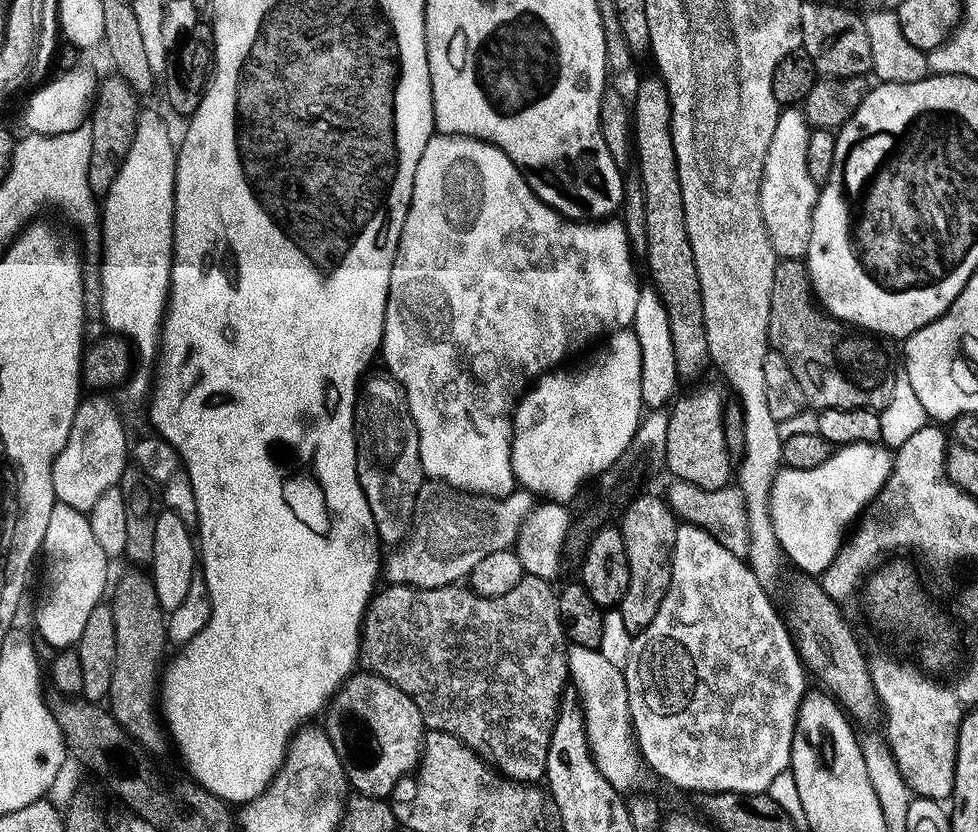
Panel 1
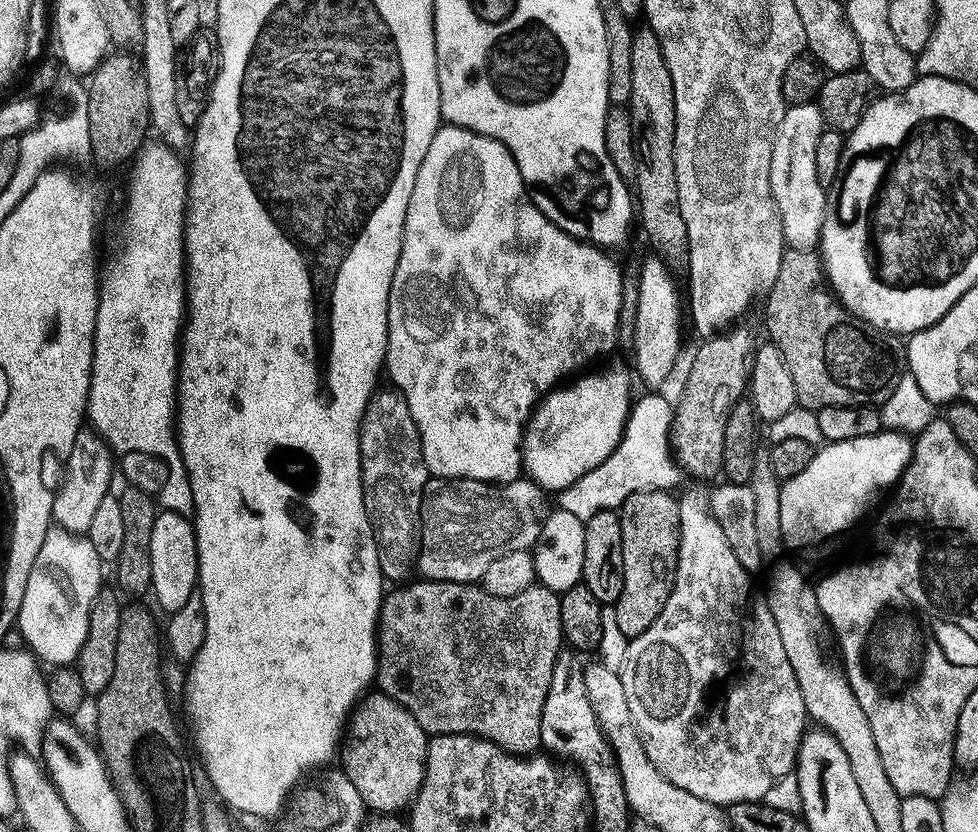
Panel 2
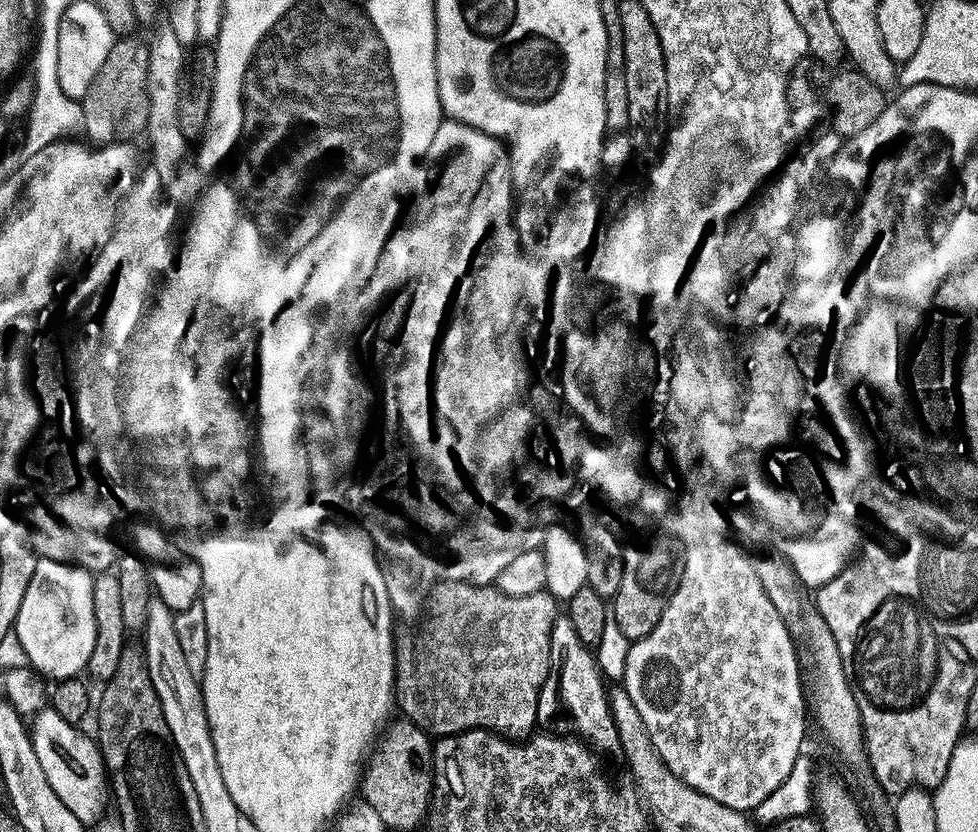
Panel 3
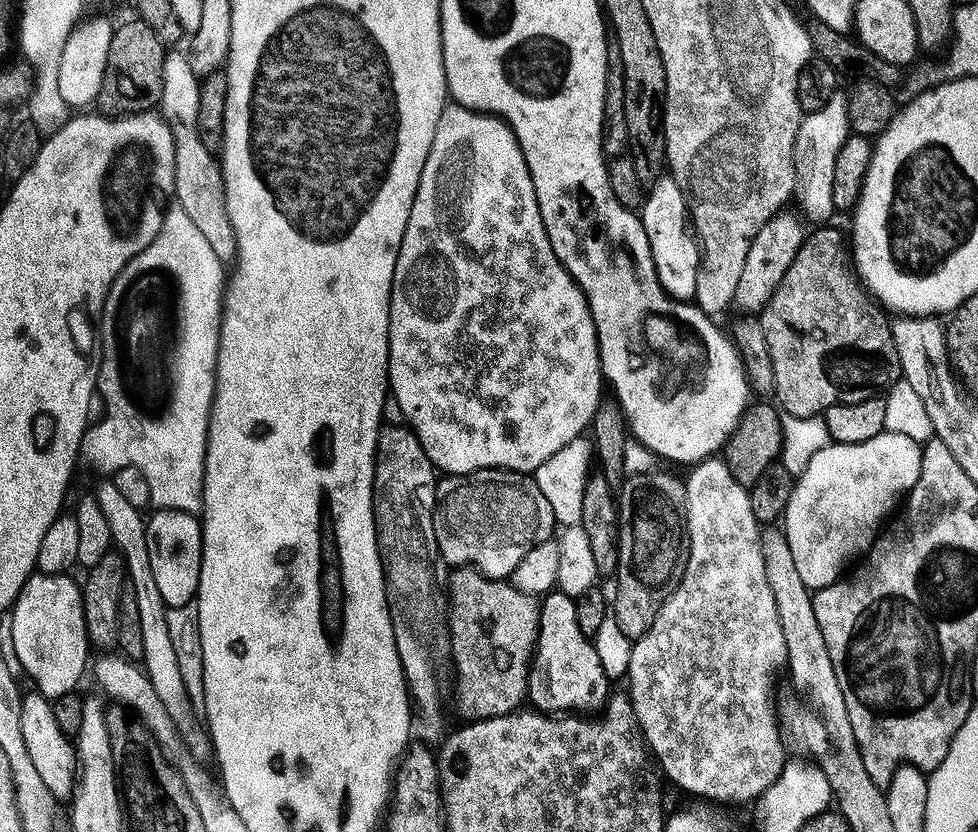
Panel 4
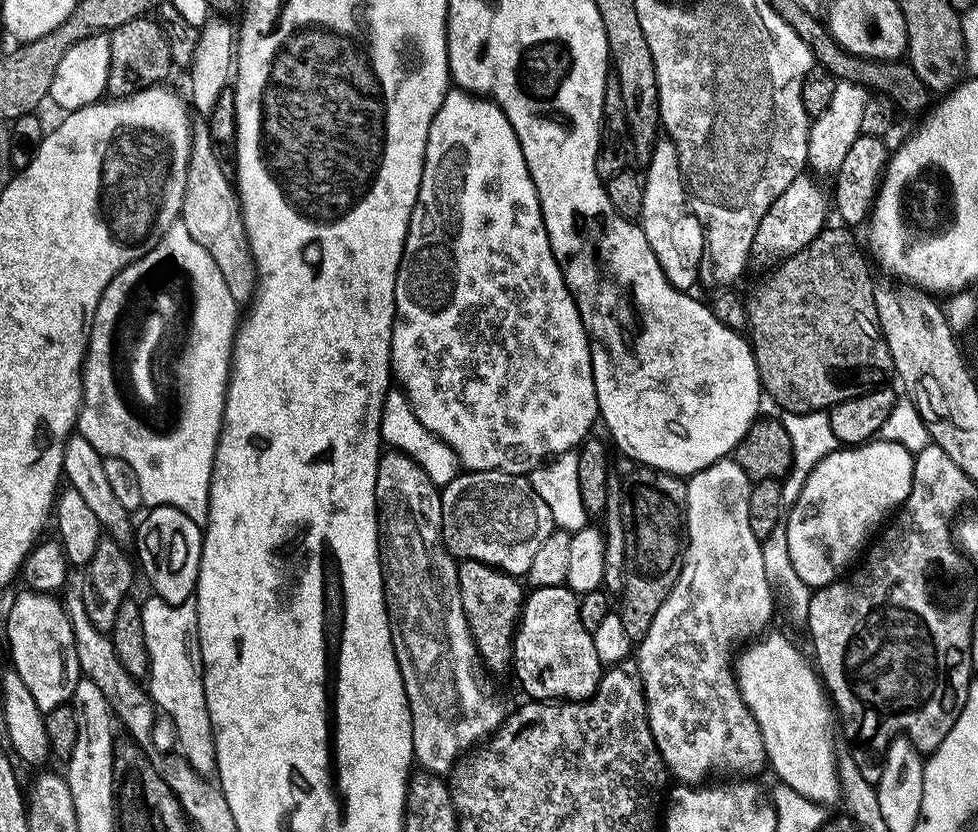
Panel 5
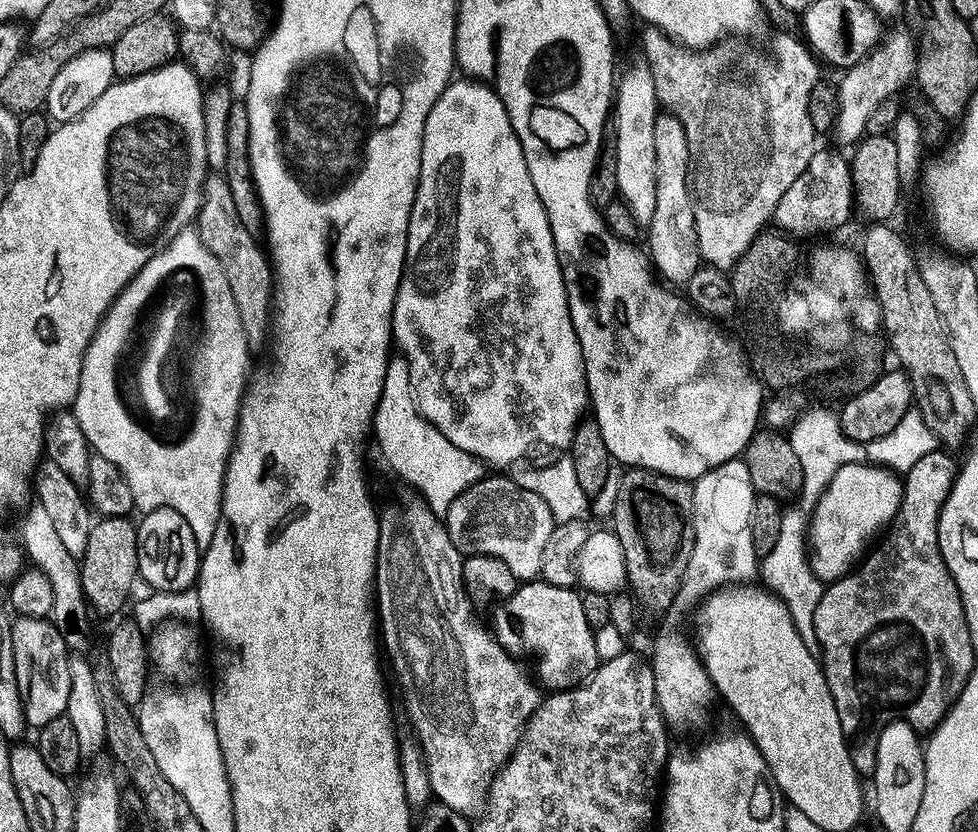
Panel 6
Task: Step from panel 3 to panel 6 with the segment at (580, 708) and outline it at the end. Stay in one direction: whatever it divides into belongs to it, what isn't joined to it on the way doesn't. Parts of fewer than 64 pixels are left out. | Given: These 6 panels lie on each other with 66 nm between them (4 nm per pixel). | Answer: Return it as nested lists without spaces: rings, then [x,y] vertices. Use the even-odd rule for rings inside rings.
[[[537,578],[521,583],[514,594],[503,597],[492,612],[491,627],[498,643],[520,658],[533,652],[536,655],[535,675],[548,690],[576,688],[602,663],[596,649],[596,633],[586,622],[582,595],[576,591],[575,587],[550,585]]]

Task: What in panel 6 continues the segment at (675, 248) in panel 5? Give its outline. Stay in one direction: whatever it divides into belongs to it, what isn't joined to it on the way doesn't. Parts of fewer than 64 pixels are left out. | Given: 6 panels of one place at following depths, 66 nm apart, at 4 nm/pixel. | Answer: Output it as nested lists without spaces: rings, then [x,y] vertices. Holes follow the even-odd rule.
[[[657,115],[654,122],[654,158],[656,159],[654,214],[647,221],[648,244],[646,243],[646,248],[650,253],[651,263],[660,276],[669,285],[684,286],[687,285],[688,279],[701,268],[702,261],[700,247],[696,241],[696,219],[692,209],[694,201],[690,191],[686,132],[682,130],[682,124],[673,116]]]

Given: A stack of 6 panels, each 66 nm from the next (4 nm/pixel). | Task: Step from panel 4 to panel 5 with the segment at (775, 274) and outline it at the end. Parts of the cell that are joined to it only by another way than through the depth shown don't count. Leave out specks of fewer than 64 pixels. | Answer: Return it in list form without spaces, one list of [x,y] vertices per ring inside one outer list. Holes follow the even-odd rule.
[[[802,174],[774,198],[770,210],[762,214],[762,222],[758,222],[758,230],[754,230],[754,242],[752,243],[752,255],[750,257],[753,265],[757,264],[764,270],[771,269],[773,266],[785,260],[787,256],[798,254],[829,223],[830,216],[830,196],[820,192],[820,188],[815,184],[817,181],[811,175]]]

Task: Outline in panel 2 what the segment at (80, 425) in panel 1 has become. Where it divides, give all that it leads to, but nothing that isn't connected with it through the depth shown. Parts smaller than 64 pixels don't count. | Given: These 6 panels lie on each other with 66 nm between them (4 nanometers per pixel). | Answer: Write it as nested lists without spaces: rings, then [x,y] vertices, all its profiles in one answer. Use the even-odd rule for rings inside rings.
[[[82,430],[74,442],[72,451],[67,453],[68,469],[64,481],[52,498],[52,519],[68,532],[87,534],[90,521],[104,496],[109,495],[112,484],[112,458],[114,452],[103,439],[92,430]]]

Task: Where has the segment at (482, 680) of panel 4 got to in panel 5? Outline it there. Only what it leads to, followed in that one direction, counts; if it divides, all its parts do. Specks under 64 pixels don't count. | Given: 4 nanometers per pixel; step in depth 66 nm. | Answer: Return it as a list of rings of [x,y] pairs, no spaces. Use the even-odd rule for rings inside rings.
[[[477,560],[459,561],[458,567],[462,610],[466,614],[472,638],[476,641],[476,651],[480,653],[481,661],[489,673],[509,671],[512,663],[512,638],[516,635],[520,611],[524,608],[525,585],[517,577]]]

